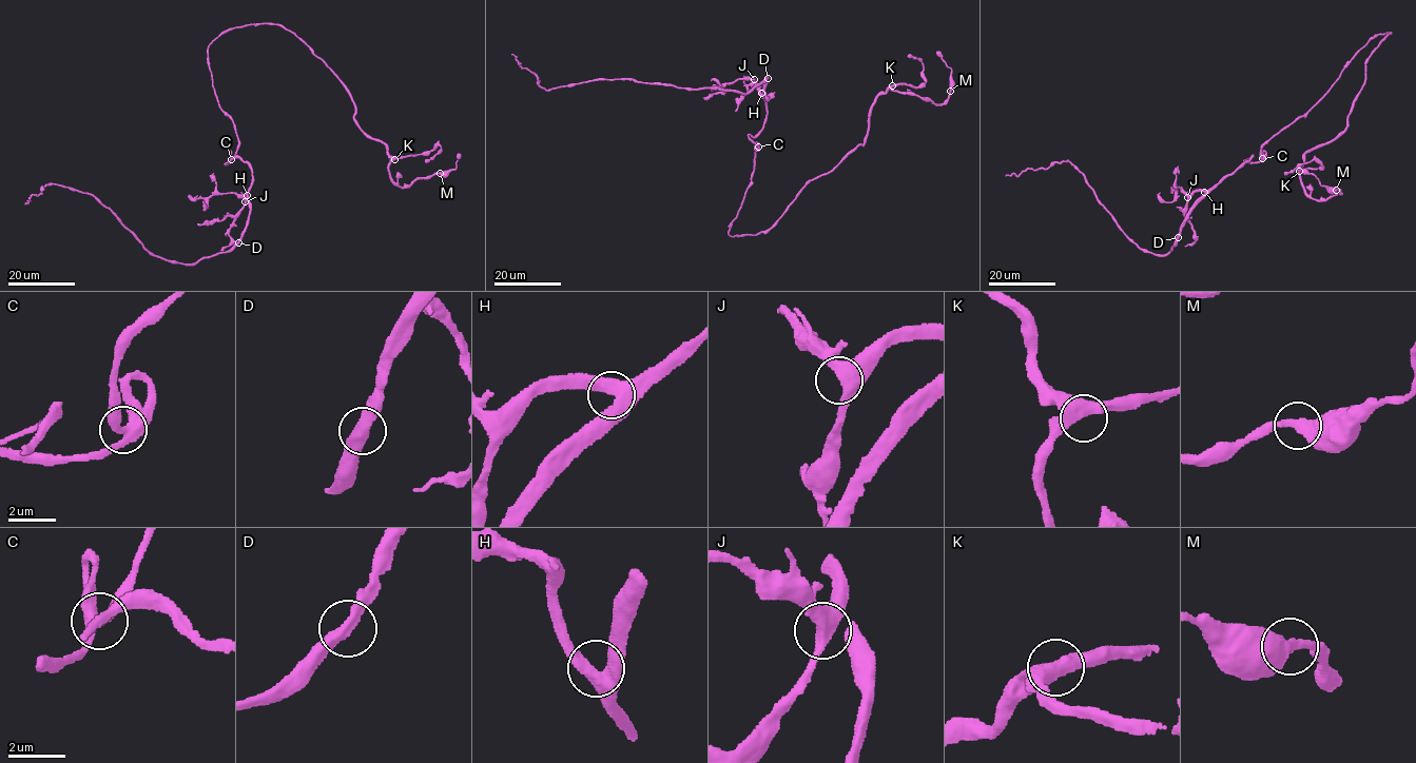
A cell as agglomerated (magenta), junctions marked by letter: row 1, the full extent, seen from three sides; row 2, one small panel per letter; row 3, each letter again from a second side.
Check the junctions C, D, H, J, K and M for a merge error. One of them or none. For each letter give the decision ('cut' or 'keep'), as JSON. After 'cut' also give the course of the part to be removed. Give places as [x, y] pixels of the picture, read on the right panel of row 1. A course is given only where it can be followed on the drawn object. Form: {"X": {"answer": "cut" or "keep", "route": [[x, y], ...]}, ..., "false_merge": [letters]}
{"C": {"answer": "keep"}, "D": {"answer": "keep"}, "H": {"answer": "keep"}, "J": {"answer": "keep"}, "K": {"answer": "keep"}, "M": {"answer": "keep"}, "false_merge": []}

